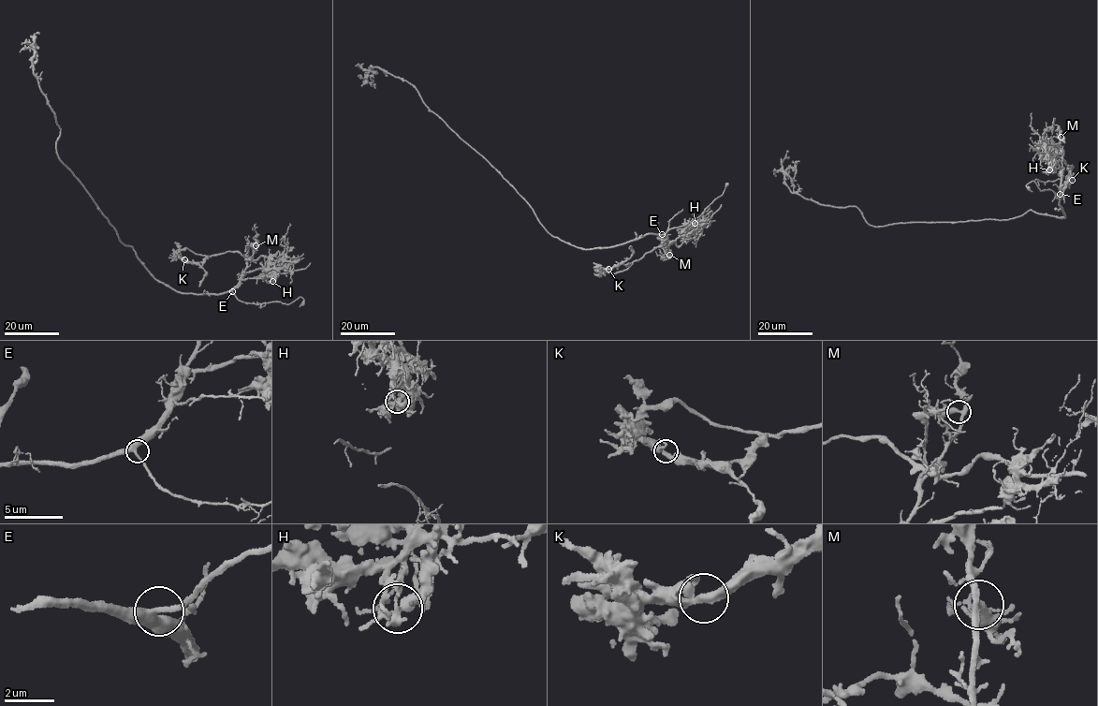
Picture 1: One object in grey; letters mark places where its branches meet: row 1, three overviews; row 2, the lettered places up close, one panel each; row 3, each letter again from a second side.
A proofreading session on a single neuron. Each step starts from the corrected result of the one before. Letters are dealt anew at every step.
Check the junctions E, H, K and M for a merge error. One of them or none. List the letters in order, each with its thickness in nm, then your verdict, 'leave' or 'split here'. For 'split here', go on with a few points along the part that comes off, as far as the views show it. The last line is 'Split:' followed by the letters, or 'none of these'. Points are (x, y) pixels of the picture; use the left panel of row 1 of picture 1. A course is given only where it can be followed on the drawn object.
E: calibre 360 nm; leave
H: calibre 320 nm; split here; course (272, 281), (265, 268), (201, 294), (151, 275), (60, 159), (60, 126), (30, 57), (37, 49)
K: calibre 320 nm; leave
M: calibre 320 nm; leave
Split: H

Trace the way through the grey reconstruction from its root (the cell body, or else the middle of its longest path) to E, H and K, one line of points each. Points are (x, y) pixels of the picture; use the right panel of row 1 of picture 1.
E: (998, 220), (1009, 219), (1032, 210), (1065, 217), (1059, 205), (1060, 194)
H: (998, 220), (1009, 219), (1032, 210), (1065, 217), (1059, 205), (1061, 169), (1054, 161), (1050, 169)
K: (998, 220), (1032, 210), (1065, 217), (1059, 205), (1061, 156), (1055, 154), (1069, 166), (1072, 180)

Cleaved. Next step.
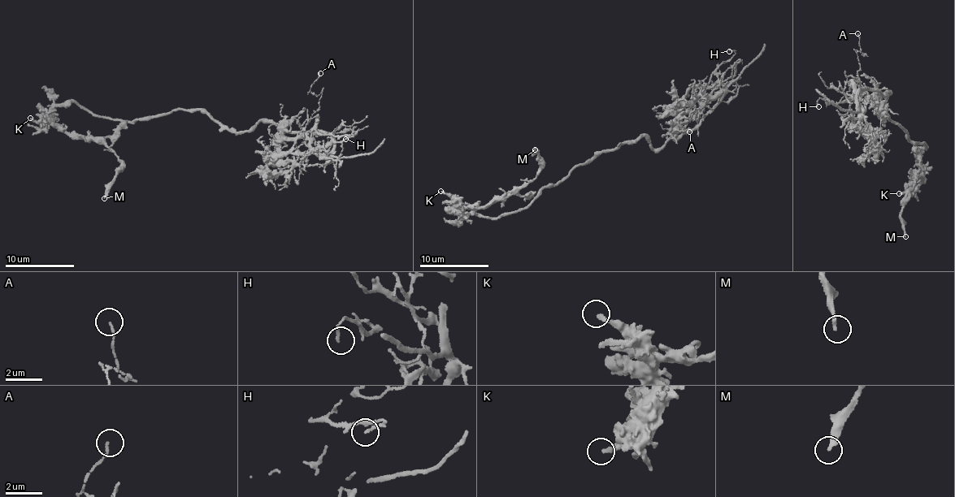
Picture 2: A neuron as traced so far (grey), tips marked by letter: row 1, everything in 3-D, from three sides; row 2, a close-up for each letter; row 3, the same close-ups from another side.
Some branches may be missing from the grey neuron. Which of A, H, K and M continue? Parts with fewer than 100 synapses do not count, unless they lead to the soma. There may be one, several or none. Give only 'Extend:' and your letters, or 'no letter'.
Extend: no letter

